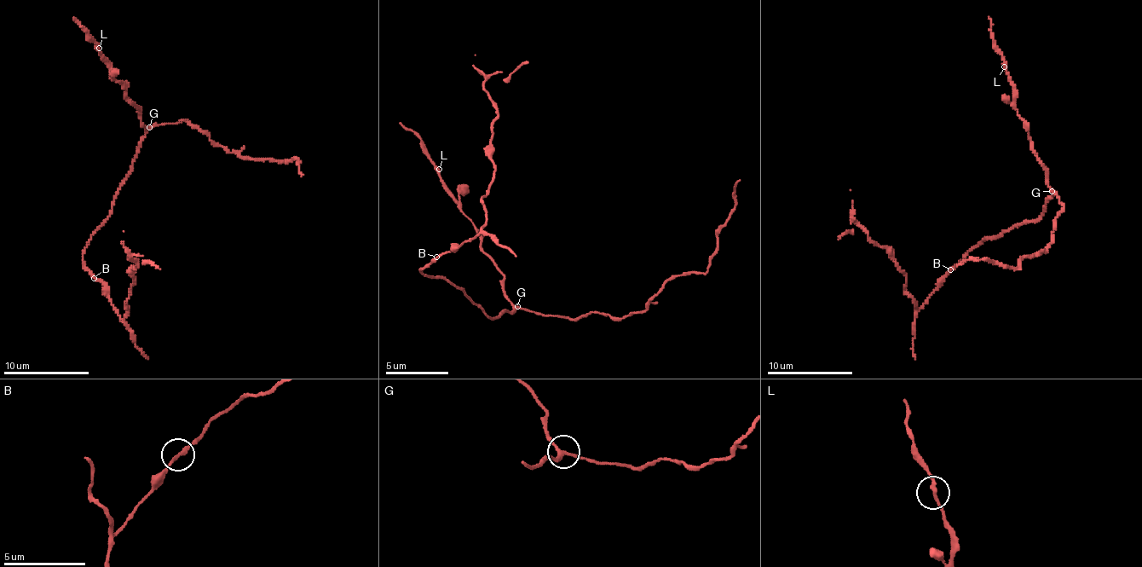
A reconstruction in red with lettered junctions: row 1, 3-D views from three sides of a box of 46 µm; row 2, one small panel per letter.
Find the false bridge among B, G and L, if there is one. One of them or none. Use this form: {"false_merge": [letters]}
{"false_merge": ["G"]}

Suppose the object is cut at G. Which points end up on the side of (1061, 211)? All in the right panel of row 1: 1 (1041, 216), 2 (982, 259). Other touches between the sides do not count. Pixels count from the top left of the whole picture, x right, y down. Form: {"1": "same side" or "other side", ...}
{"1": "other side", "2": "same side"}

